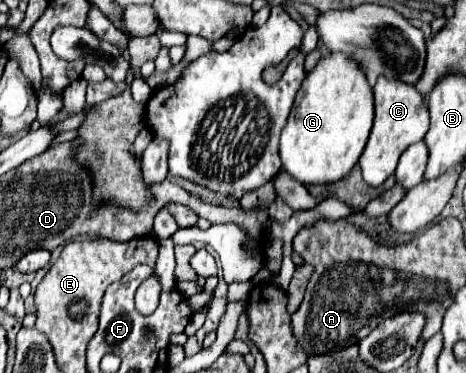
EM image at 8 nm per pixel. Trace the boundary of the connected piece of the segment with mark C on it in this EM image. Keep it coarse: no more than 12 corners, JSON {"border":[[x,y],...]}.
{"border":[[379,77],[375,123],[359,159],[379,187],[429,127],[423,97]]}

